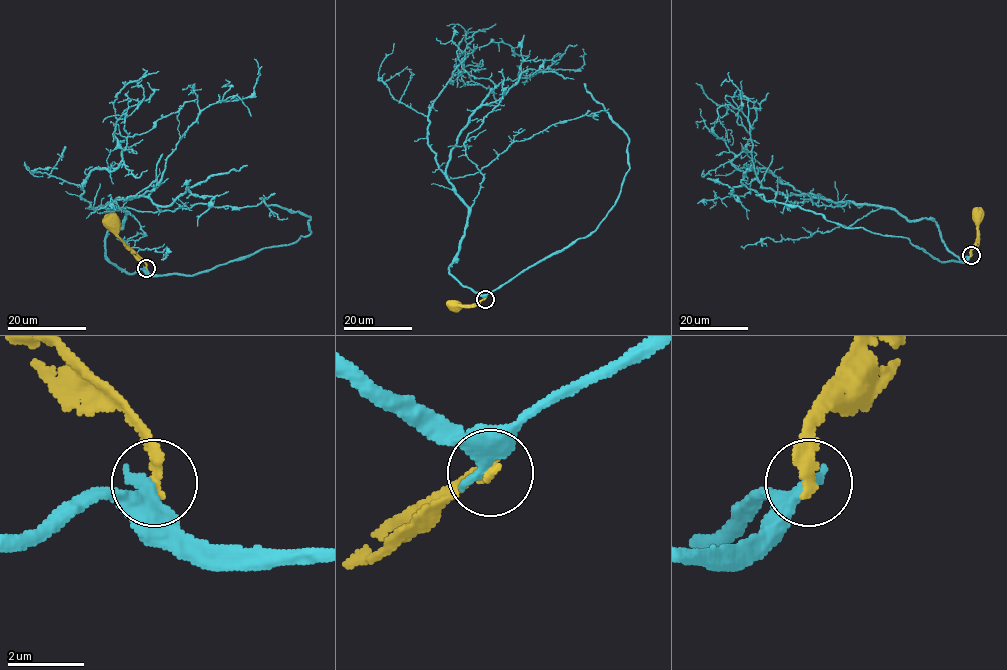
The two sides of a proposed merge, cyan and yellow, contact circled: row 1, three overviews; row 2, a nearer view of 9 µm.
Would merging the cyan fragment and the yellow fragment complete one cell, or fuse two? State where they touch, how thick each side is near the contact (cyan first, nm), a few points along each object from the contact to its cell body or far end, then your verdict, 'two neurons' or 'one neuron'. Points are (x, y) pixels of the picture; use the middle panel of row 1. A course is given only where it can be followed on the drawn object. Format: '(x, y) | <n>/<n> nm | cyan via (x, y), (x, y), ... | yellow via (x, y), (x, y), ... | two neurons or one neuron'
(485, 299) | 380/280 nm | cyan via (484, 298), (449, 273), (468, 209), (428, 111), (463, 70), (461, 39), (496, 23) | yellow via (485, 298), (470, 305), (453, 305) | two neurons

